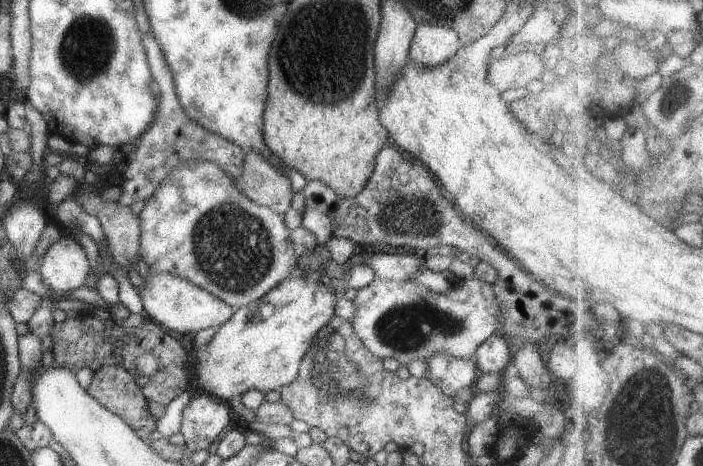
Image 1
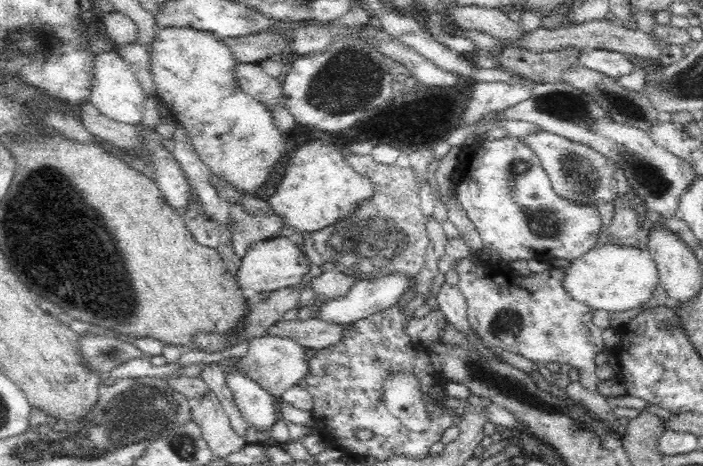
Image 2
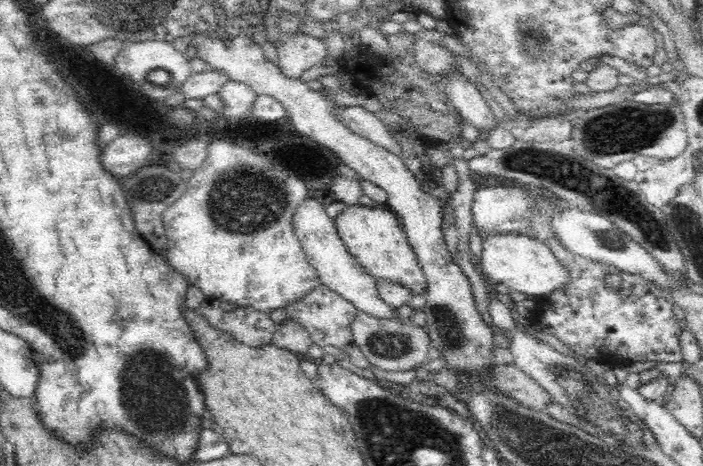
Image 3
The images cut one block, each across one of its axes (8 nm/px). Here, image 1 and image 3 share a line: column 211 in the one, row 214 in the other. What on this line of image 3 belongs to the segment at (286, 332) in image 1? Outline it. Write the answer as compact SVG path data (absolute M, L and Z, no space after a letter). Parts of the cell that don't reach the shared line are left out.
M348 205L334 220L338 235L348 252L376 279L388 279L405 286L412 296L422 294L429 286L416 253L408 242L403 225L387 206Z

